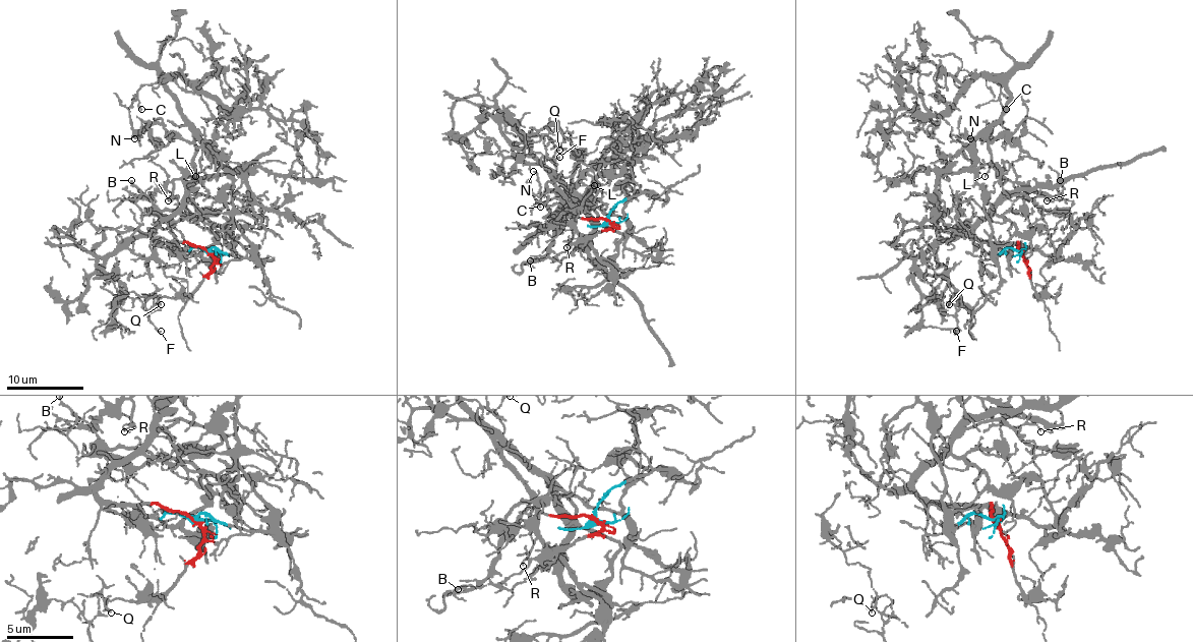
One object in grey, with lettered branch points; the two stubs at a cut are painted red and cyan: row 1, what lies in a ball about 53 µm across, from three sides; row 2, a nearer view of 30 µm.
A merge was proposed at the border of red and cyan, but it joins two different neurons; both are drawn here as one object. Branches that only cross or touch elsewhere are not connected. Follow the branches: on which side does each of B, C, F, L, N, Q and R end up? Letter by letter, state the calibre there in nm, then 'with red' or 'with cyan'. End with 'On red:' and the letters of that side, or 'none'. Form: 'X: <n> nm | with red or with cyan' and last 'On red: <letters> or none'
B: 140 nm | with cyan
C: 90 nm | with cyan
F: 130 nm | with red
L: 100 nm | with cyan
N: 110 nm | with cyan
Q: 80 nm | with red
R: 90 nm | with cyan
On red: F, Q

